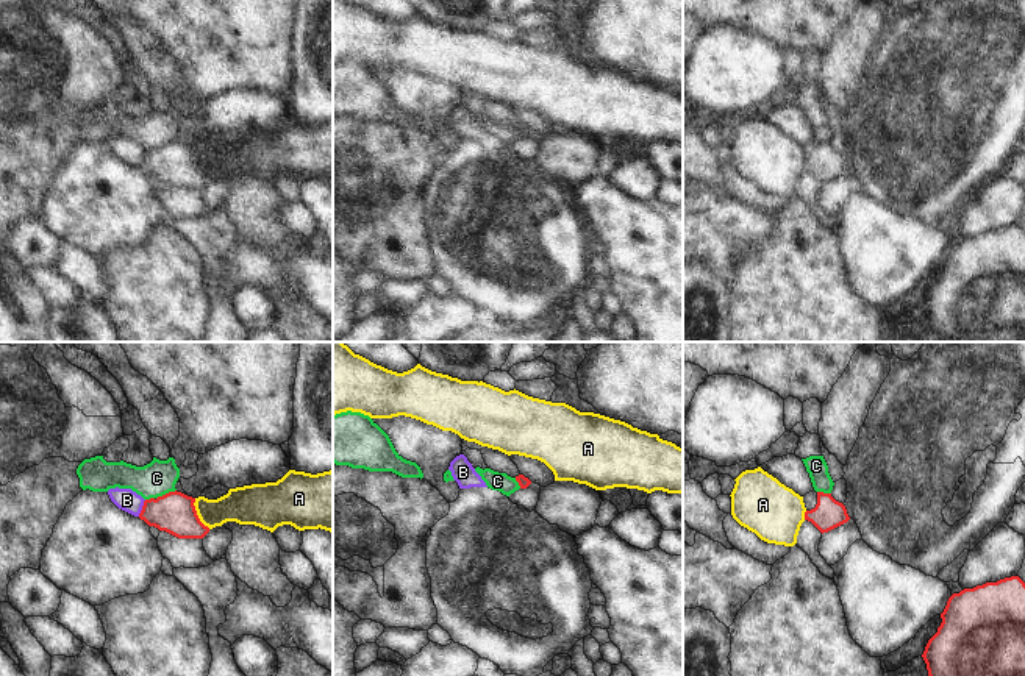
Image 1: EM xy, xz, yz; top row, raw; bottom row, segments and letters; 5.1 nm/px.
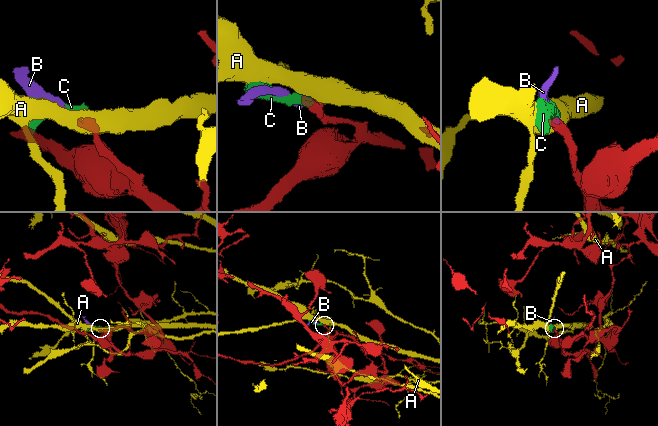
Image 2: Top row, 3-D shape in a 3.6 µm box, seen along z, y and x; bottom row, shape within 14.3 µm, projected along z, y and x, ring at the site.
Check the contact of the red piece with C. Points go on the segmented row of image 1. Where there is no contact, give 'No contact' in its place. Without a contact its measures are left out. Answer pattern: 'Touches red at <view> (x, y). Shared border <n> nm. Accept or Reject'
Touches red at xy (166, 494). Shared border 120 nm. Reject

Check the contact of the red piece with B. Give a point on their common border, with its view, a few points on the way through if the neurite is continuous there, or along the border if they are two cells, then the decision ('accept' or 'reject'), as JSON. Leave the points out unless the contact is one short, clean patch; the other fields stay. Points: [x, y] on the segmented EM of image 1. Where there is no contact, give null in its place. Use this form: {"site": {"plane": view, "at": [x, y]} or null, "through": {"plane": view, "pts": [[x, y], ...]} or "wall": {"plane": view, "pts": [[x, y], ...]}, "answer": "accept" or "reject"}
{"site": {"plane": "xy", "at": [142, 508]}, "wall": {"plane": "xy", "pts": [[146, 500], [138, 515]]}, "answer": "reject"}

